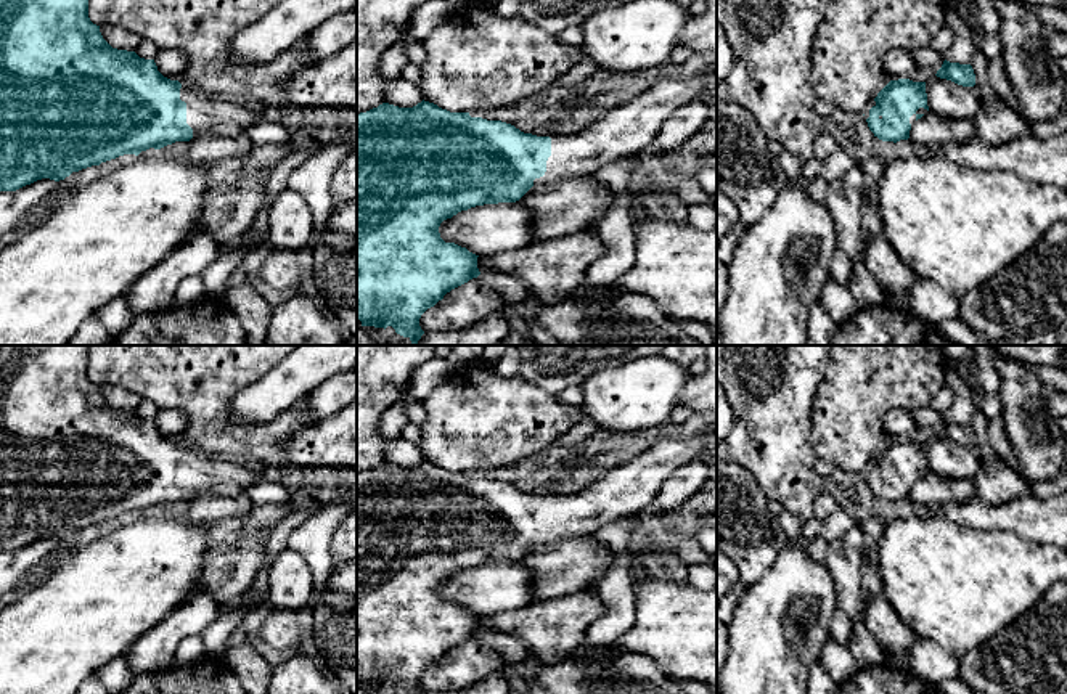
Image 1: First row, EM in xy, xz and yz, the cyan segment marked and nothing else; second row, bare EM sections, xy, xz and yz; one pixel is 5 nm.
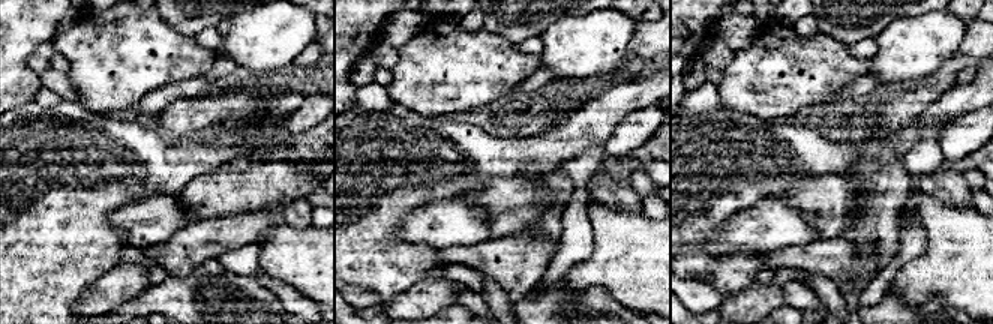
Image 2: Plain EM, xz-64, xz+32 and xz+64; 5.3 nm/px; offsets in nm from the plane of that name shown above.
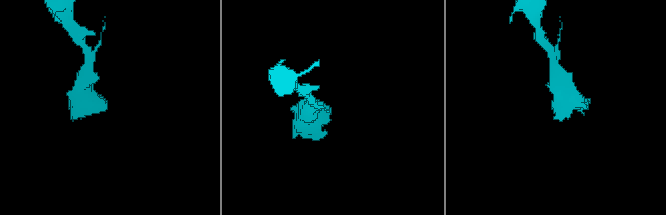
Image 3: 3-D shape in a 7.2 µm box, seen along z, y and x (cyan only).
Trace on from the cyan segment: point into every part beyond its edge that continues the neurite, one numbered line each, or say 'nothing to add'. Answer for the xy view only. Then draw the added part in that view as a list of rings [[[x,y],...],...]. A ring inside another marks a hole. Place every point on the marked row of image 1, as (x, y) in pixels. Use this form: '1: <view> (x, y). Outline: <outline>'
1: xy (204, 114). Outline: [[[183,85],[180,88],[180,100],[186,103],[186,124],[193,129],[193,137],[202,133],[246,133],[251,124],[264,117],[262,112],[241,104],[212,100]]]

